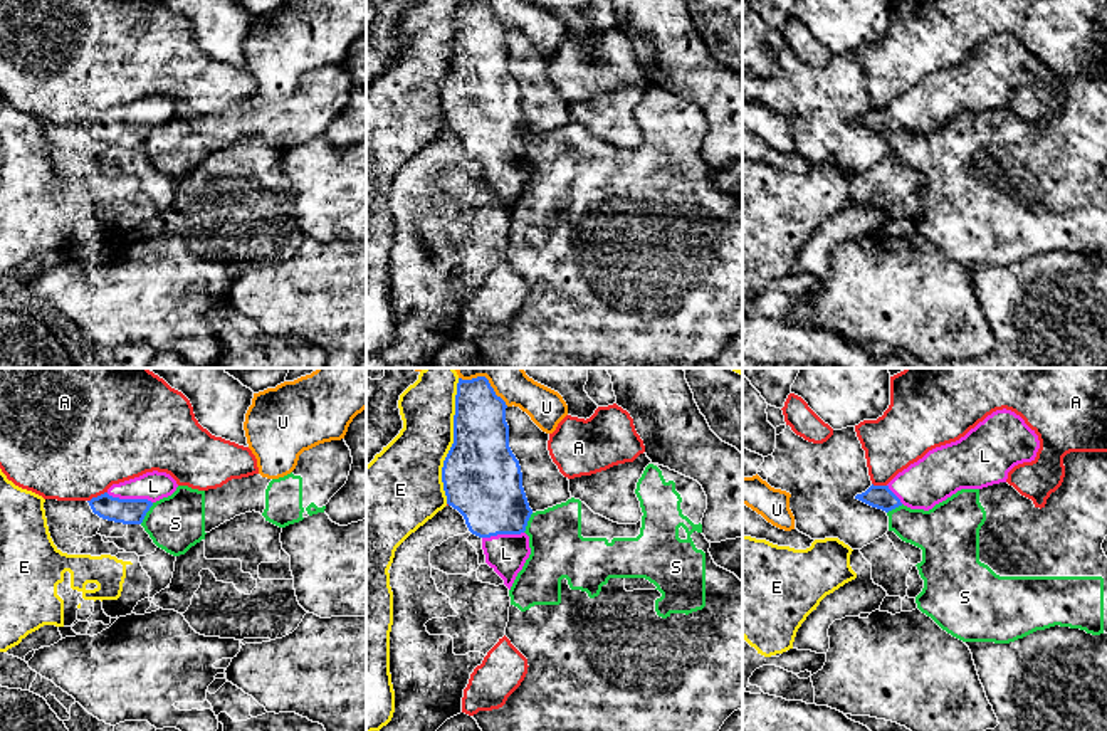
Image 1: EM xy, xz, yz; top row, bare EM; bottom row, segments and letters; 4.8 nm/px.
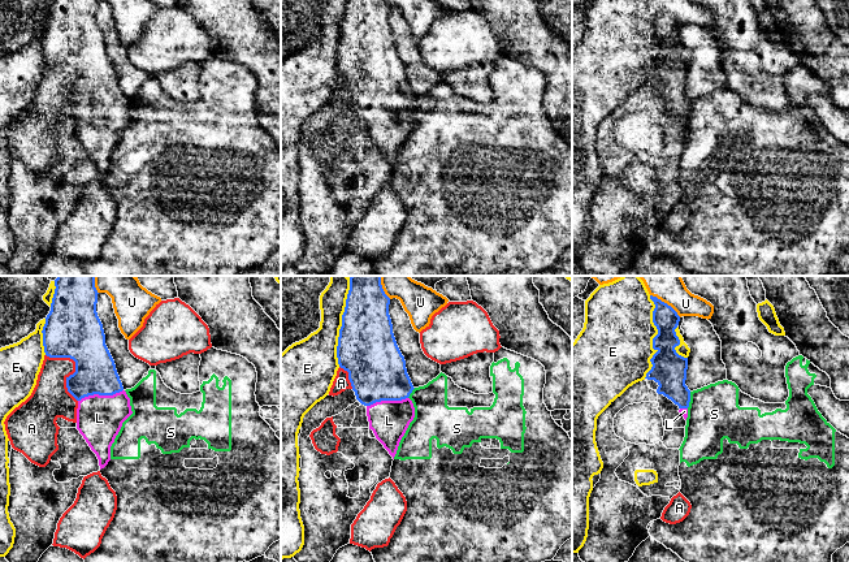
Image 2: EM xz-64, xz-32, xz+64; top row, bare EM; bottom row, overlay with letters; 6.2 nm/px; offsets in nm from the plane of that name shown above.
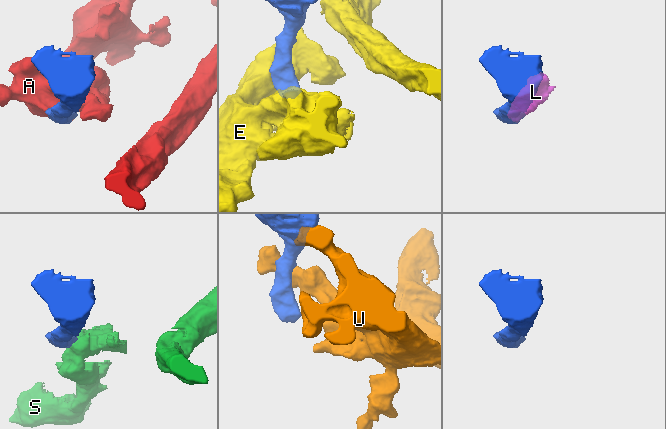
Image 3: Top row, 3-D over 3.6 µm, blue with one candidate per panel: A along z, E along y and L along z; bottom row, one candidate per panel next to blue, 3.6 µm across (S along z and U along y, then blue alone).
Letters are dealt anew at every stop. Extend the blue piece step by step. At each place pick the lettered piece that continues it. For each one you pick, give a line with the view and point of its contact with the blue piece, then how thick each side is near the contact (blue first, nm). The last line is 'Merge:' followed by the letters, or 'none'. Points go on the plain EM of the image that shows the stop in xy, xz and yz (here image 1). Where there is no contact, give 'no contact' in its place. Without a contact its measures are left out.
L: contact xy (130, 123); calibres 130 and 140 nm
Merge: L

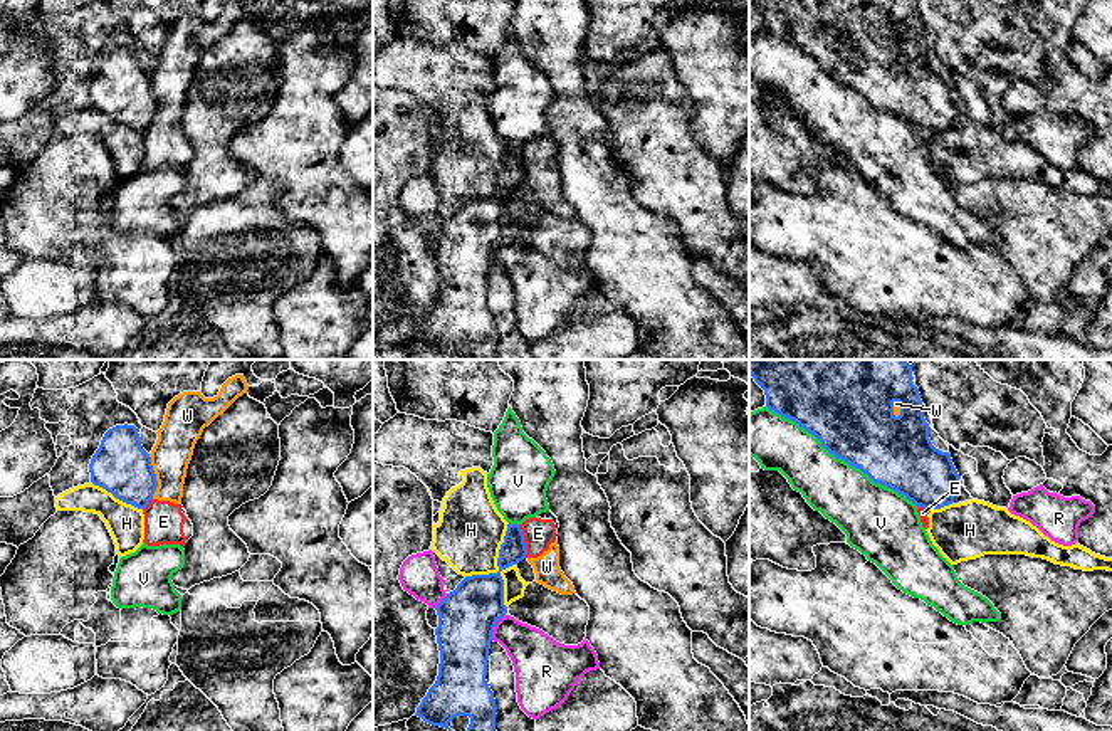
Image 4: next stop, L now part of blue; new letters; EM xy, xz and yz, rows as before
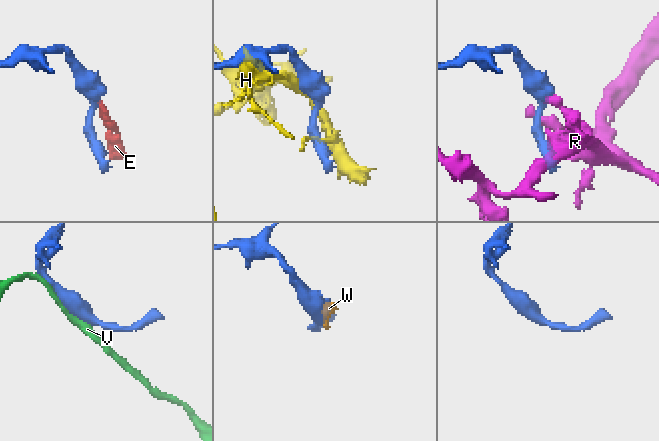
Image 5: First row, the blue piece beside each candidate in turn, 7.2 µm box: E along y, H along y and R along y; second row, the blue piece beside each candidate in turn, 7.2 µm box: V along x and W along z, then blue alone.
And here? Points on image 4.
Merge: none

